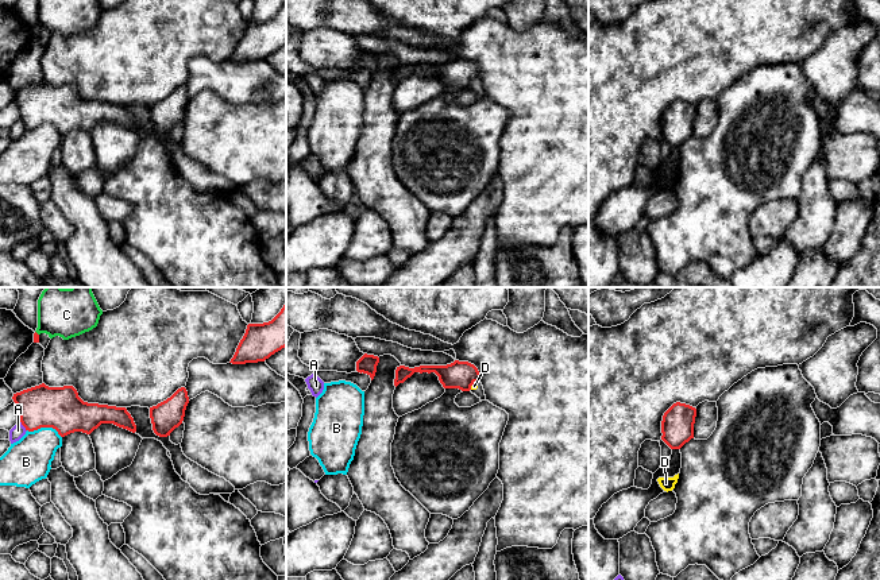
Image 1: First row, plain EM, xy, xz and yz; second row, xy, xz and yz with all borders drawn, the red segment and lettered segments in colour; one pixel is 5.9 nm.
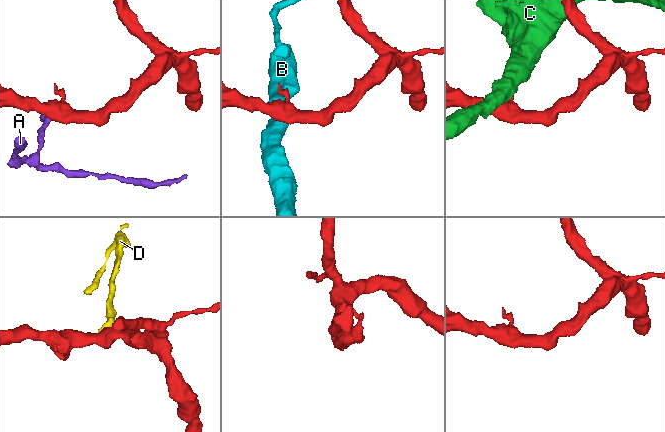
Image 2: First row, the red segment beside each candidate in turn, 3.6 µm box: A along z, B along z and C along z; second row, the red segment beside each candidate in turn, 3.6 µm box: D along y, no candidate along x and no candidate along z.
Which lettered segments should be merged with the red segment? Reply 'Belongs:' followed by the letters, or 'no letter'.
Belongs: no letter

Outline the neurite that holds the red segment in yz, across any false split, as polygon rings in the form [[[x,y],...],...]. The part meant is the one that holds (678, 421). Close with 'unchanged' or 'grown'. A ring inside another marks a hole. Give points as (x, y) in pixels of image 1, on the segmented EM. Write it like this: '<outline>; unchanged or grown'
[[[680,402],[673,403],[663,415],[661,440],[671,449],[680,449],[694,438],[695,417],[695,407]]]; unchanged

